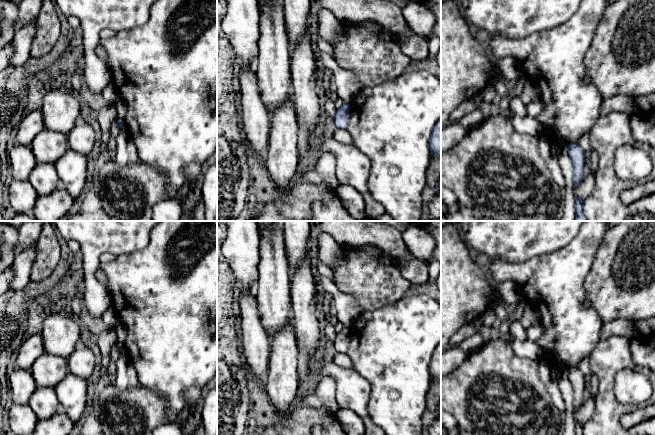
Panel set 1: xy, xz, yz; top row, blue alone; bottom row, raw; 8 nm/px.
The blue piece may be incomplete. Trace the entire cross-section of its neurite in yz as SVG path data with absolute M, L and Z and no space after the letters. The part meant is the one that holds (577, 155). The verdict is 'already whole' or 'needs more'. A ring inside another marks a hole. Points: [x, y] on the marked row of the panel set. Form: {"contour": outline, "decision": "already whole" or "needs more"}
{"contour": "M570 143L568 146L568 155L574 168L574 189L582 182L583 168L585 163L585 152L578 143Z", "decision": "already whole"}

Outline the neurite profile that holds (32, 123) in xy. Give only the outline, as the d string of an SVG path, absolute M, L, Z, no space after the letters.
M41 110L26 112L22 118L16 135L16 143L30 146L33 139L45 128Z

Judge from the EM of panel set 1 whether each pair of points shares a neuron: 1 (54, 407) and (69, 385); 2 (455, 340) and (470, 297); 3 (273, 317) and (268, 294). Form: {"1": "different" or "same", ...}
{"1": "different", "2": "different", "3": "same"}

